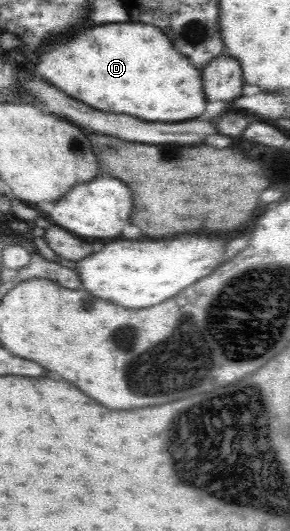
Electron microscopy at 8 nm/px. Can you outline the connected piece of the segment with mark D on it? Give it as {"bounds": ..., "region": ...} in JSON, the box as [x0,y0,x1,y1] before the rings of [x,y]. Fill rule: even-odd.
{"bounds":[32,21,244,123],"region":[[[130,21],[96,25],[82,29],[70,39],[44,45],[37,62],[32,64],[32,72],[72,99],[98,111],[124,113],[142,121],[156,119],[162,123],[190,121],[204,113],[206,101],[234,101],[241,96],[244,86],[238,60],[218,56],[197,69],[174,49],[160,28]]]}

